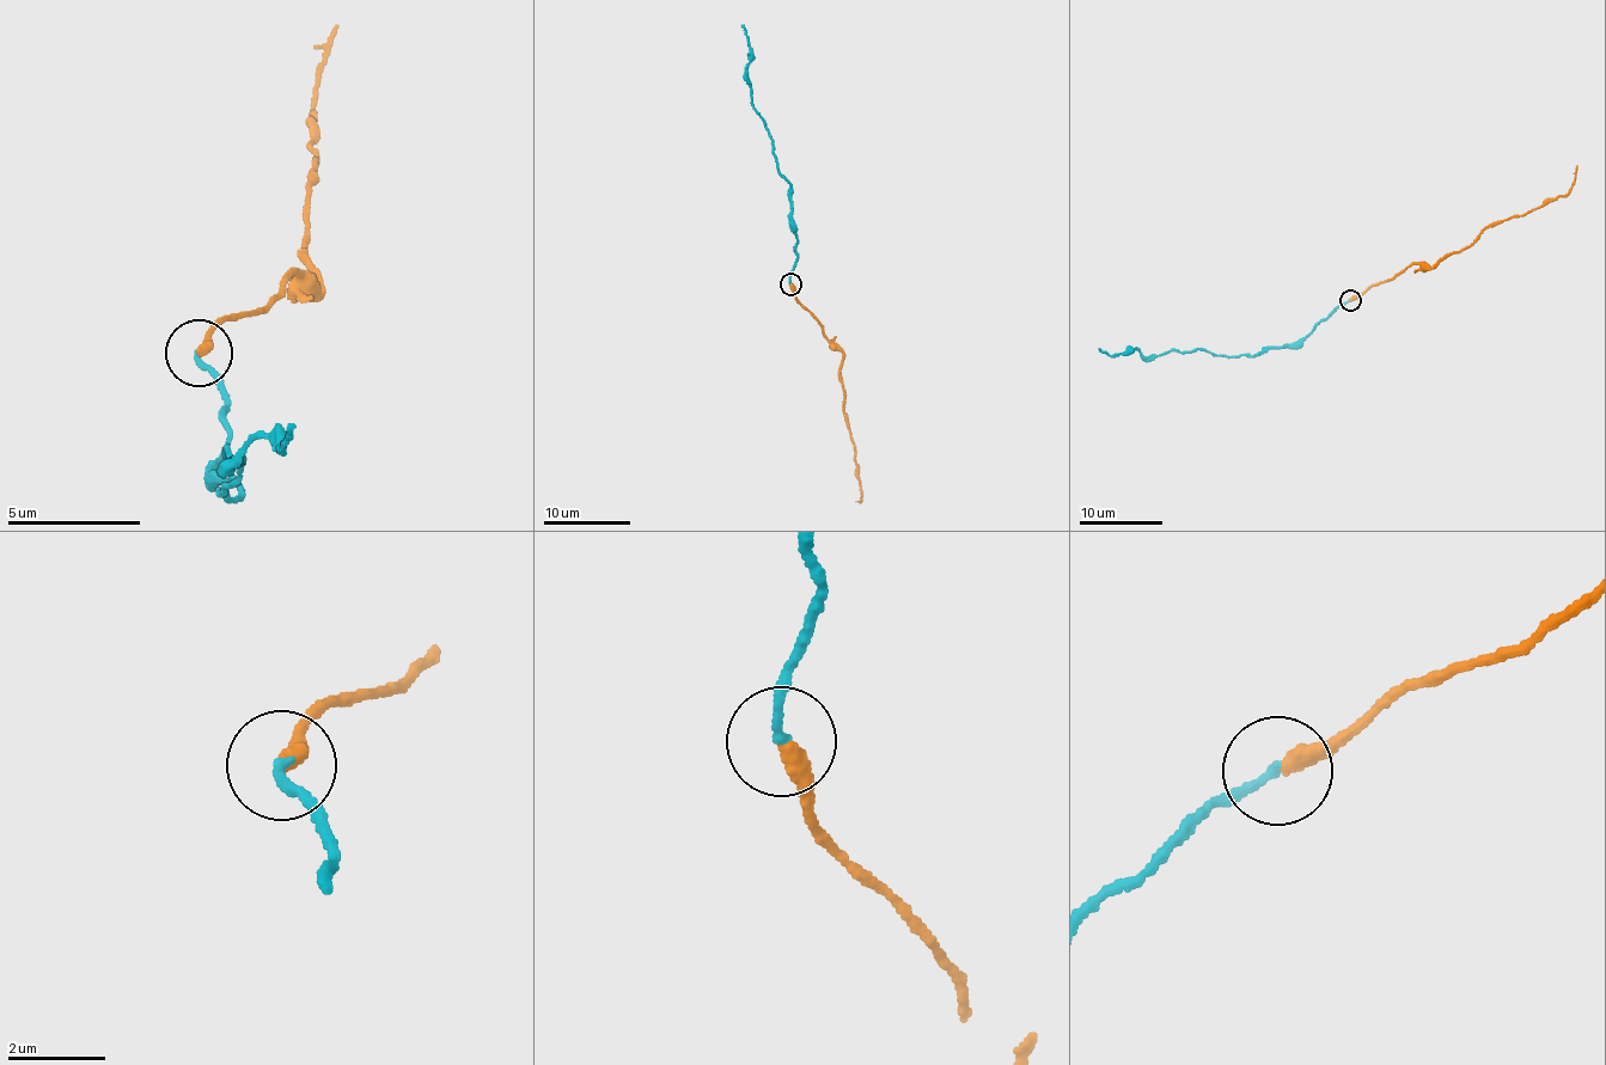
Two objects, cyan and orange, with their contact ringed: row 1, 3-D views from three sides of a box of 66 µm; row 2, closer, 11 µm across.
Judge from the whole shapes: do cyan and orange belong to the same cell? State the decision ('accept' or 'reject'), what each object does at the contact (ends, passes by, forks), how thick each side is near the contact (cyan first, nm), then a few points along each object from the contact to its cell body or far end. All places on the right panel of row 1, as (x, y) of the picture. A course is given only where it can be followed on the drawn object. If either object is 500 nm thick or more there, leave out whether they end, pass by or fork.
accept | cyan ends | orange ends | 190/380 nm | cyan via (1349, 300), (1294, 343), (1255, 355), (1237, 357), (1197, 348), (1147, 357), (1139, 350), (1111, 355), (1098, 349) | orange via (1349, 300), (1415, 264), (1434, 265), (1465, 249), (1490, 226), (1563, 197), (1573, 187), (1577, 165)

